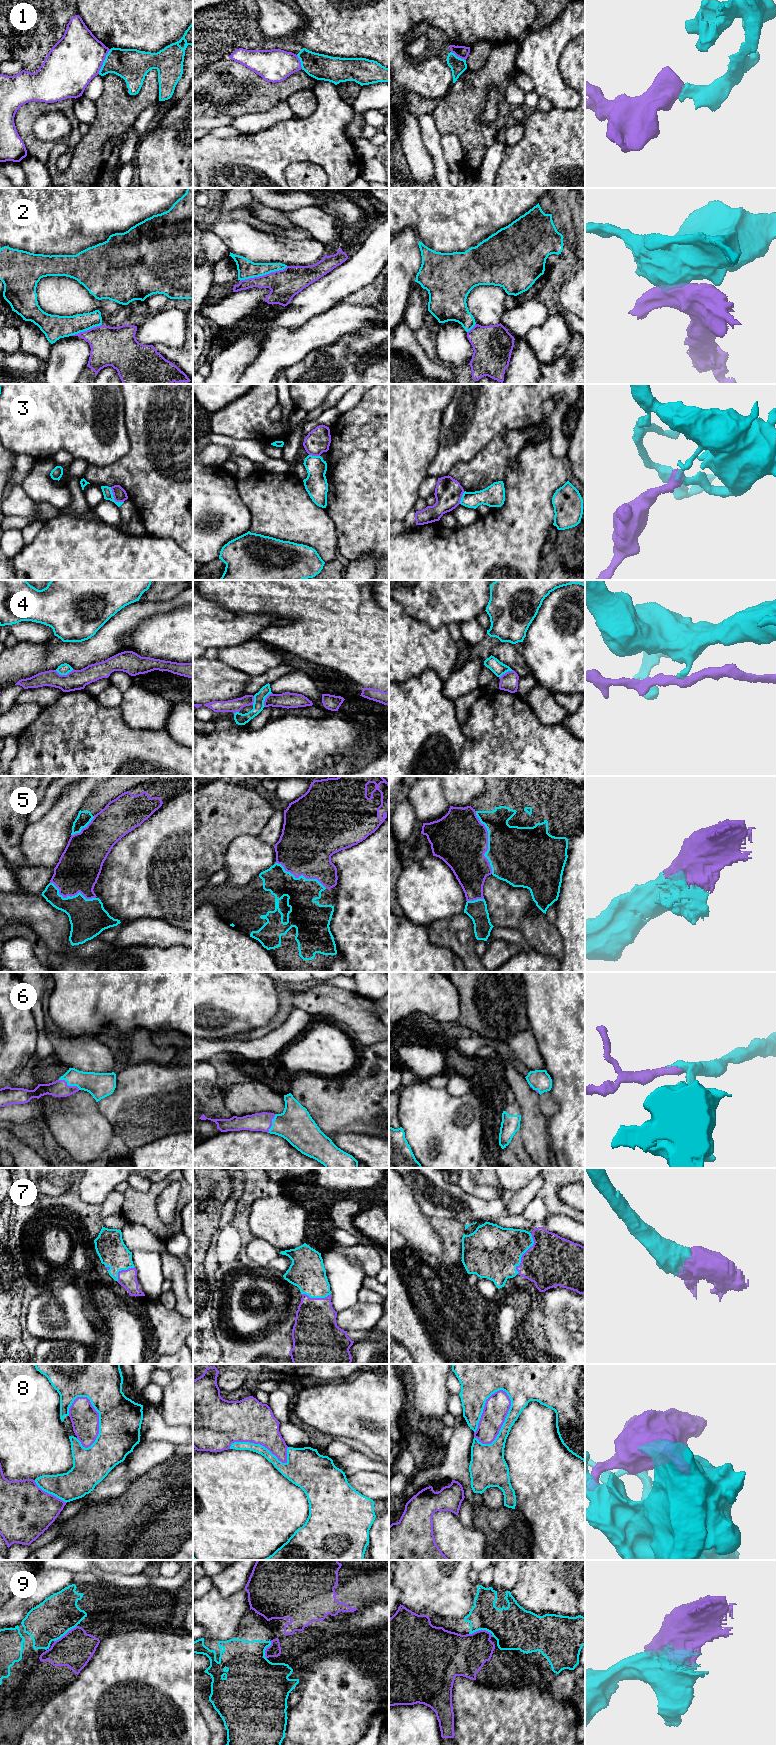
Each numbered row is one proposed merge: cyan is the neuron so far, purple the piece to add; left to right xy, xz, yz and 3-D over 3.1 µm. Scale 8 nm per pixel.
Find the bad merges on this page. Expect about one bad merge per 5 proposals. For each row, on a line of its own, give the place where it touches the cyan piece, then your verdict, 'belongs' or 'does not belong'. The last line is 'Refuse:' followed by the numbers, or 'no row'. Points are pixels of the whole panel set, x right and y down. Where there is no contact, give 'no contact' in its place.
1: xy (104, 61) | does not belong
2: xz (263, 274) | does not belong
3: xy (113, 498) | does not belong
4: xy (64, 674) | does not belong
5: yz (488, 842) | belongs
6: xy (68, 1085) | belongs
7: yz (524, 1252) | belongs
8: yz (505, 1420) | does not belong
9: xy (65, 1633) | does not belong
Refuse: 1, 2, 3, 4, 8, 9

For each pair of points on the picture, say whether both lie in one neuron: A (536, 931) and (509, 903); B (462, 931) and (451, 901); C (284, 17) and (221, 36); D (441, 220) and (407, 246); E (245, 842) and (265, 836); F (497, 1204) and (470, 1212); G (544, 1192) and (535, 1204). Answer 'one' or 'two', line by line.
A: one
B: two
C: two
D: two
E: two
F: one
G: two

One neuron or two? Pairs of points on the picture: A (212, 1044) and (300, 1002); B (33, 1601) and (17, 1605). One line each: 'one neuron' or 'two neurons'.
A: two neurons
B: two neurons

